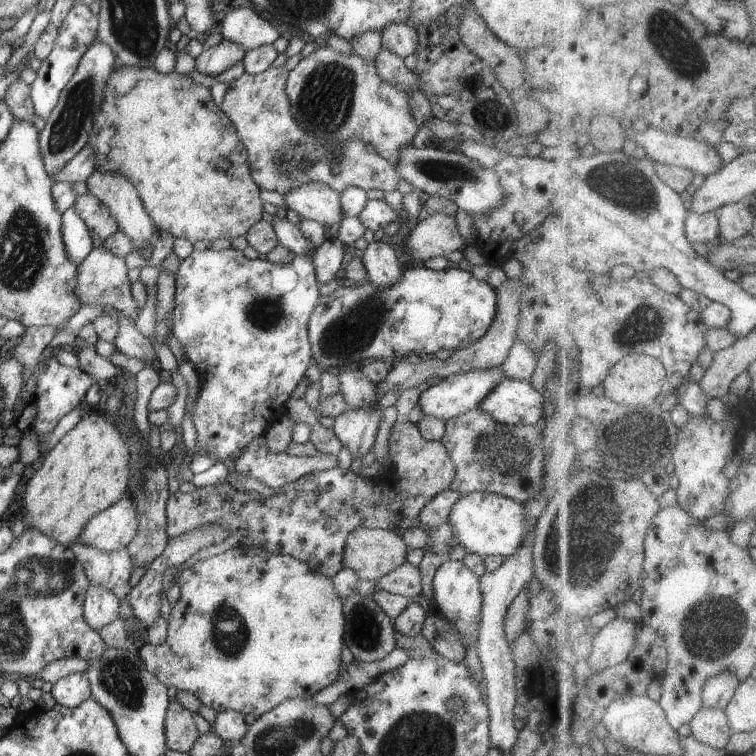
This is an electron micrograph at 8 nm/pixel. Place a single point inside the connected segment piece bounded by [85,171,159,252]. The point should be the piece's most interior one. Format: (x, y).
(115, 190)

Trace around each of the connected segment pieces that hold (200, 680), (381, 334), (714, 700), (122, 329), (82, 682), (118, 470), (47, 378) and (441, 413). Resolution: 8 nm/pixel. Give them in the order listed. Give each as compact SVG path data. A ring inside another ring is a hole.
M237 546L224 552L224 554L218 554L218 556L212 556L212 558L206 560L199 560L192 567L186 568L181 573L177 586L180 586L180 599L172 604L172 613L167 620L168 637L164 644L154 648L146 645L138 650L148 672L156 676L156 679L168 689L173 687L178 691L194 694L202 705L212 708L217 714L221 711L234 710L240 712L244 717L253 714L258 719L262 714L266 714L266 712L269 712L288 698L309 699L317 693L320 694L324 688L332 685L339 678L346 630L342 599L336 593L331 578L313 572L308 567L308 564L300 562L300 560L292 556L266 552L264 548L242 548Z
M419 265L413 268L407 268L402 273L399 281L385 287L379 287L370 281L366 281L361 285L355 284L350 287L338 286L332 294L328 294L328 296L320 296L318 304L316 304L316 307L312 310L312 315L310 316L307 325L307 334L311 345L313 363L321 371L330 370L335 372L348 366L360 367L364 363L372 360L389 361L392 363L399 361L404 357L408 357L411 354L416 354L420 357L427 357L434 356L435 353L442 349L452 349L457 351L458 349L463 349L465 346L476 342L485 332L488 332L488 329L495 317L496 307L497 294L495 293L495 288L491 288L485 281L476 279L470 271L464 271L459 268L448 267L447 269L436 271Z
M726 670L707 681L703 698L705 707L728 709L743 681Z
M120 312L116 322L118 322L119 326L118 335L114 343L117 351L124 352L128 357L136 357L152 367L157 359L155 348L142 332L138 332L136 322L132 318L126 318Z
M82 672L60 678L52 686L51 693L57 704L65 708L76 708L92 697L88 676Z
M107 414L84 415L40 460L41 466L28 480L20 500L22 516L27 526L40 530L66 548L80 542L84 526L96 514L116 504L128 492L130 448Z
M55 356L42 362L35 370L38 373L38 386L36 386L34 401L38 414L29 429L34 430L38 435L38 441L41 441L44 440L44 436L48 436L48 432L52 432L56 428L56 424L66 414L72 412L72 409L83 402L86 392L96 384L96 380L90 374L82 372L79 367L70 368L60 364Z
M486 369L467 373L451 374L435 386L420 393L418 406L425 415L442 420L455 419L465 412L478 408L480 401L505 377L501 369Z

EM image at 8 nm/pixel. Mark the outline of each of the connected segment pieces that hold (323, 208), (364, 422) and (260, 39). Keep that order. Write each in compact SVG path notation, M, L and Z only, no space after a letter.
M309 183L284 195L286 207L302 219L332 226L344 218L340 193L323 183Z
M377 394L377 404L370 413L347 408L342 415L335 417L332 430L351 452L352 458L362 459L374 448L382 410L379 400Z
M251 8L232 10L220 26L220 34L224 39L240 44L246 53L265 45L272 45L280 38L278 29Z

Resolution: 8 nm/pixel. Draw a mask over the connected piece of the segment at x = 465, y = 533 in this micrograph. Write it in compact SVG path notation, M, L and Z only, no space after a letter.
M475 491L463 495L452 506L448 522L453 527L454 545L483 558L499 555L506 559L514 555L528 536L528 520L523 504L493 493Z

